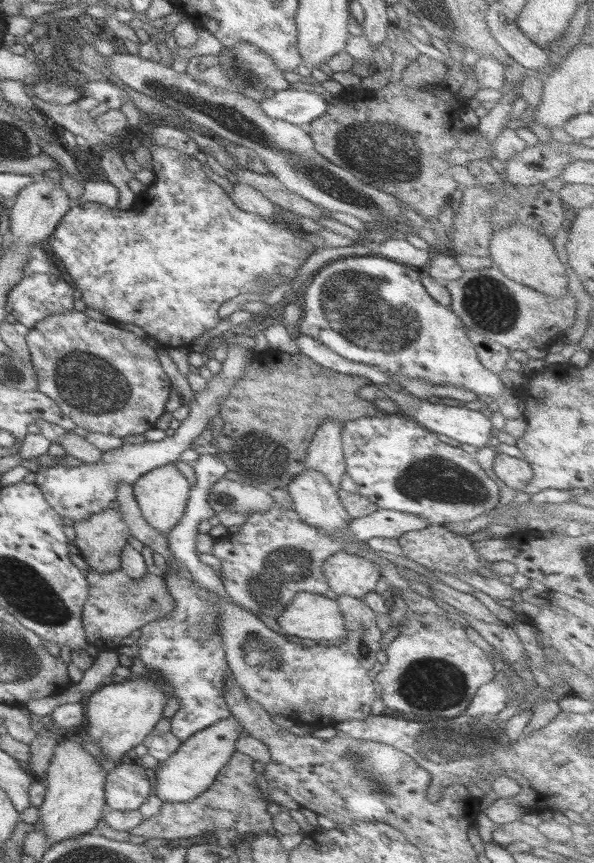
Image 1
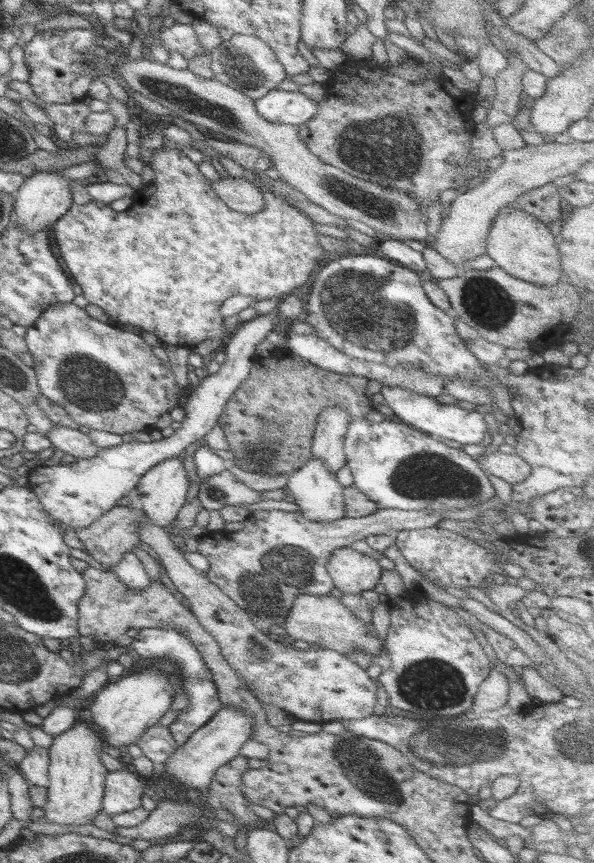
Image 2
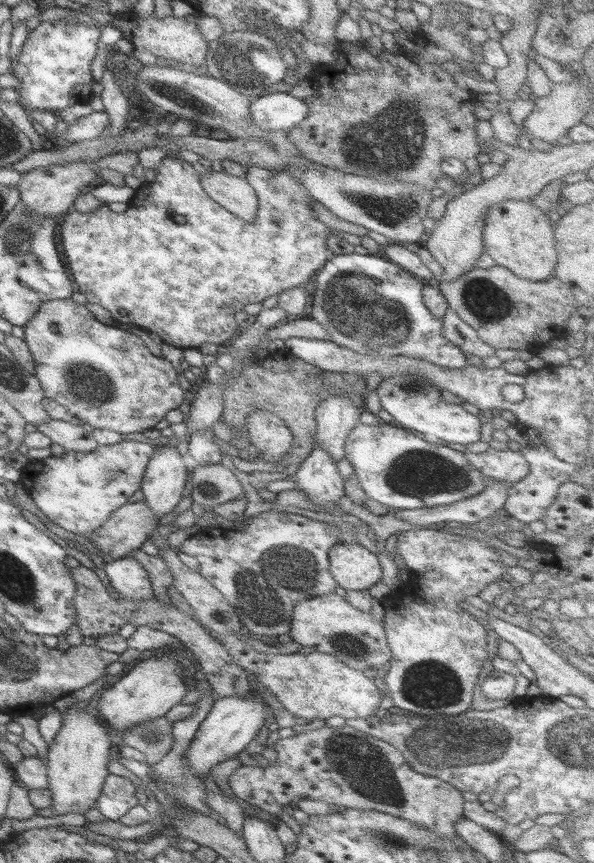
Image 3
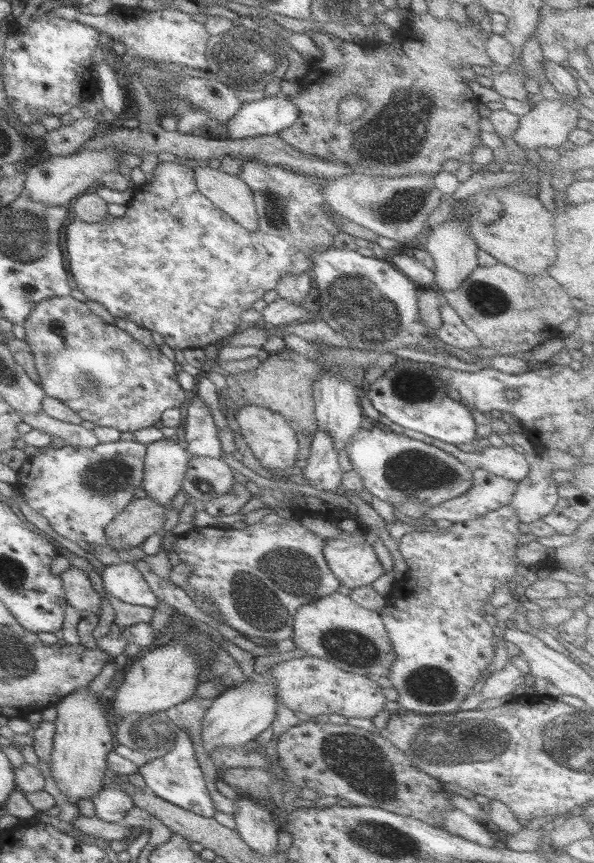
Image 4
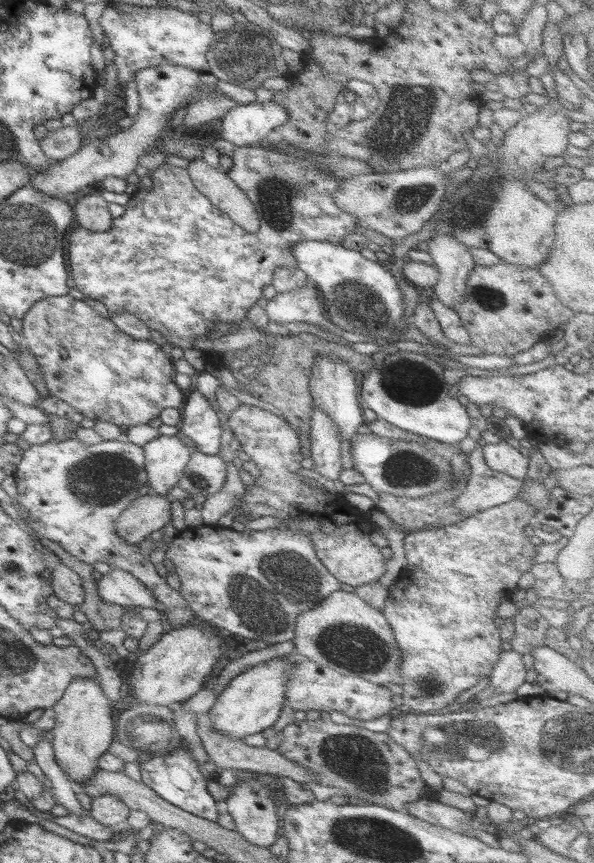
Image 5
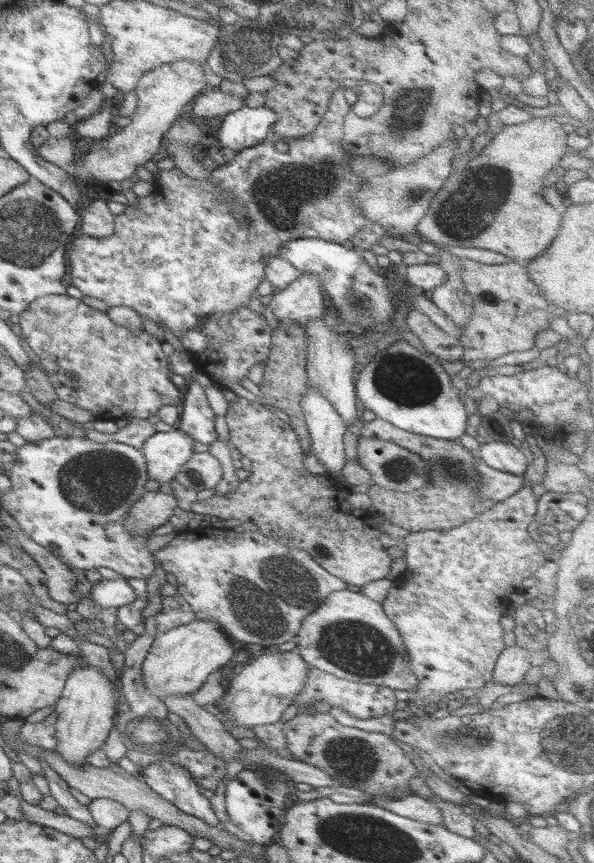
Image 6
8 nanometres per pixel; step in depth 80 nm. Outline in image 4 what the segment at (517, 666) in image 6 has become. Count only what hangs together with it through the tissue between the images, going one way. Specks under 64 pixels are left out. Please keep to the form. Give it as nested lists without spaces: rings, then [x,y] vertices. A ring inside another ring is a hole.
[[[508,656],[508,663],[505,667],[489,673],[479,690],[481,698],[501,698],[523,686],[523,674],[510,663],[510,658],[511,656]]]

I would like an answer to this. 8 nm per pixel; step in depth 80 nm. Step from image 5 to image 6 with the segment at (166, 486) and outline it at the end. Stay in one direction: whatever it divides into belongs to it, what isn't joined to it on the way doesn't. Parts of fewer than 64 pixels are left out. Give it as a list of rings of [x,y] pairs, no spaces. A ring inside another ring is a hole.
[[[177,428],[149,436],[140,449],[149,478],[159,484],[171,482],[192,456],[192,446],[191,437]]]

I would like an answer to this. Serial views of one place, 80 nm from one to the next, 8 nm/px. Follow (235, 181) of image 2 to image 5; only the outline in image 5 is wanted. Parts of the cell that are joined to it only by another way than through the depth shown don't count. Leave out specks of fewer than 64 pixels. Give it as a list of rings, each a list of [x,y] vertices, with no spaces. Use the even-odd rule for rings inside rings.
[[[197,159],[190,161],[186,171],[194,189],[205,196],[216,210],[245,232],[258,229],[260,216],[253,203],[223,170],[216,170],[202,159]]]

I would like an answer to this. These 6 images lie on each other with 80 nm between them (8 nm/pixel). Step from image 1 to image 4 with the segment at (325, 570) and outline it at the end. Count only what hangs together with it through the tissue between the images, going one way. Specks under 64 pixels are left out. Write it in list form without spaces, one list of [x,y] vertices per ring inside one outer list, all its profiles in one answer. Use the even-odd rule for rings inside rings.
[[[343,531],[337,537],[324,539],[322,555],[326,565],[337,579],[337,582],[345,588],[353,589],[370,585],[371,582],[384,573],[371,545],[367,544],[364,539],[363,532],[360,535],[350,535]]]

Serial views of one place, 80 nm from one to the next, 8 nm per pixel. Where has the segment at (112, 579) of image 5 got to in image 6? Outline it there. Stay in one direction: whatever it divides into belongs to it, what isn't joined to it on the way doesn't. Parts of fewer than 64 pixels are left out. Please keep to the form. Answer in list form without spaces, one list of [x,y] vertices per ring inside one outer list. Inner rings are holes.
[[[121,576],[93,583],[89,593],[94,605],[101,608],[119,608],[136,599],[131,588],[127,586],[127,578]]]

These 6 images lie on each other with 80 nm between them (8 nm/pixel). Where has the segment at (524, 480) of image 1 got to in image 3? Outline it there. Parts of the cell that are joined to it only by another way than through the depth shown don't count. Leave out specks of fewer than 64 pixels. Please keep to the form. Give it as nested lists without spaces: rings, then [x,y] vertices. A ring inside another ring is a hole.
[[[489,447],[486,452],[481,452],[481,454],[471,454],[465,451],[463,458],[484,477],[493,478],[509,485],[522,480],[528,471],[528,465],[519,452],[512,452],[509,449],[494,450]]]

